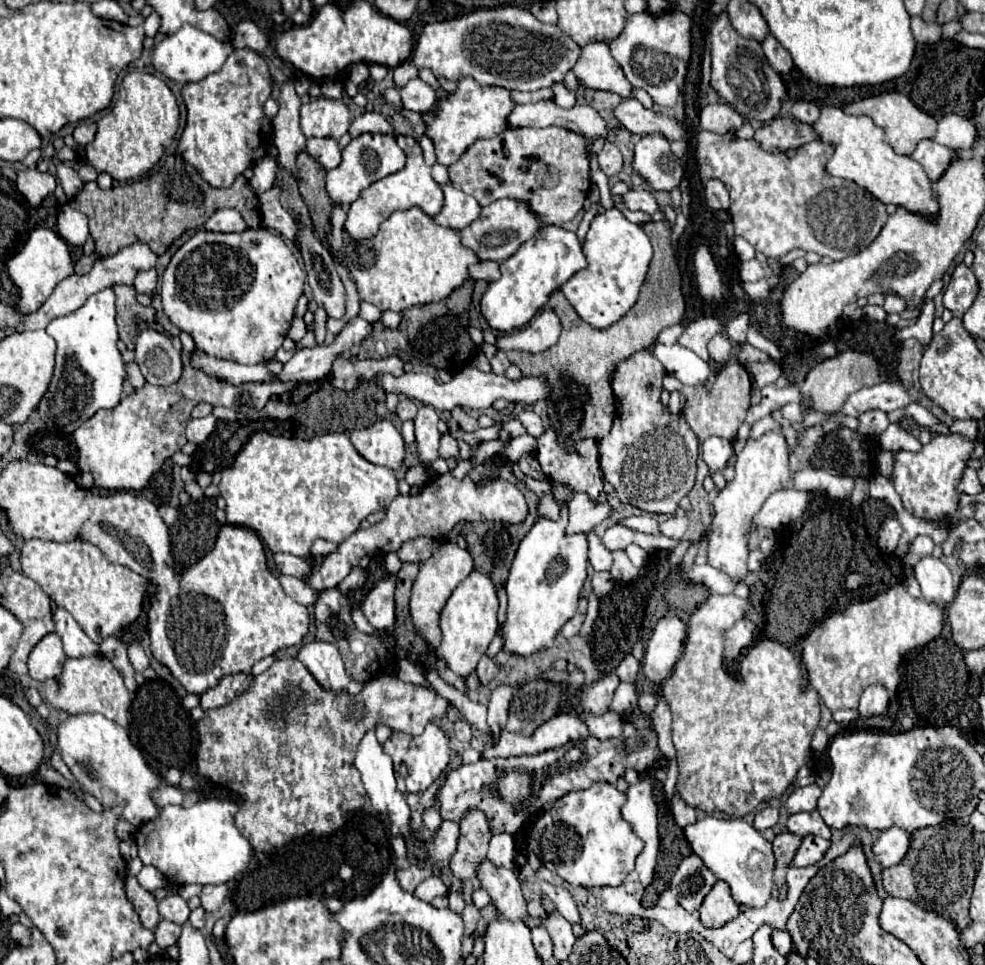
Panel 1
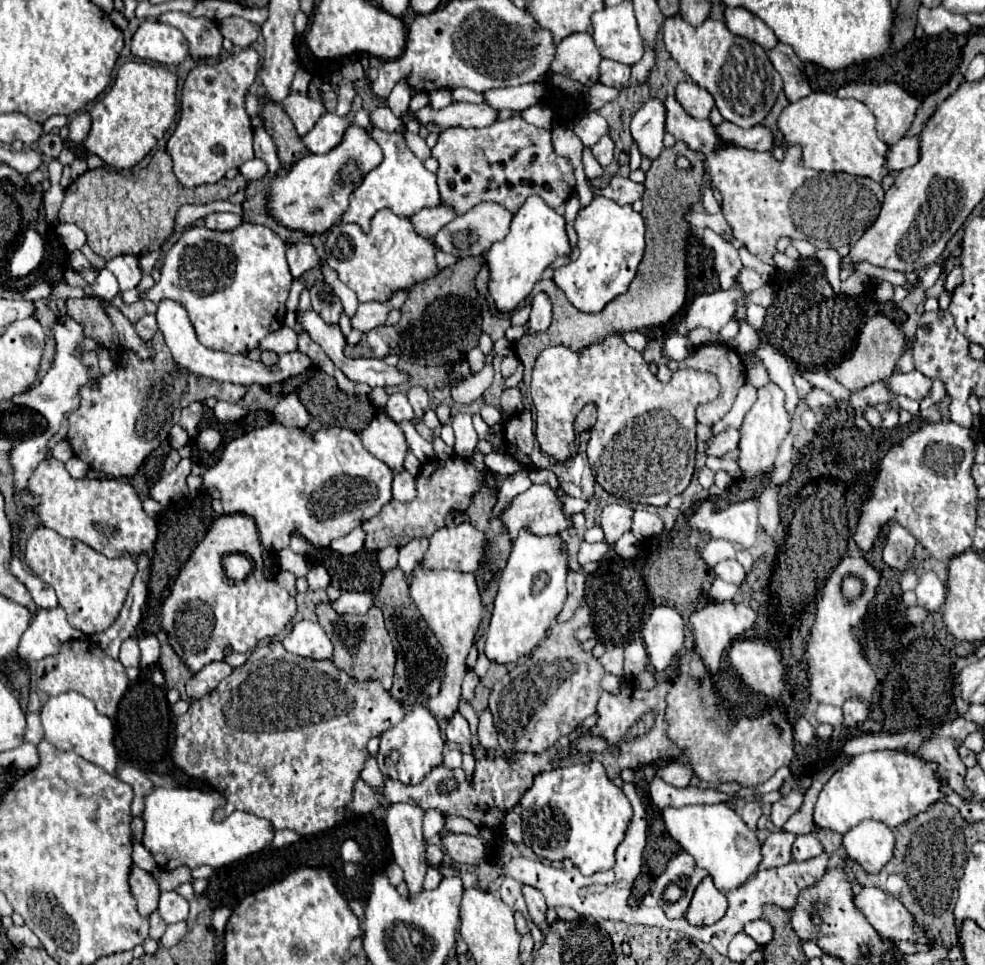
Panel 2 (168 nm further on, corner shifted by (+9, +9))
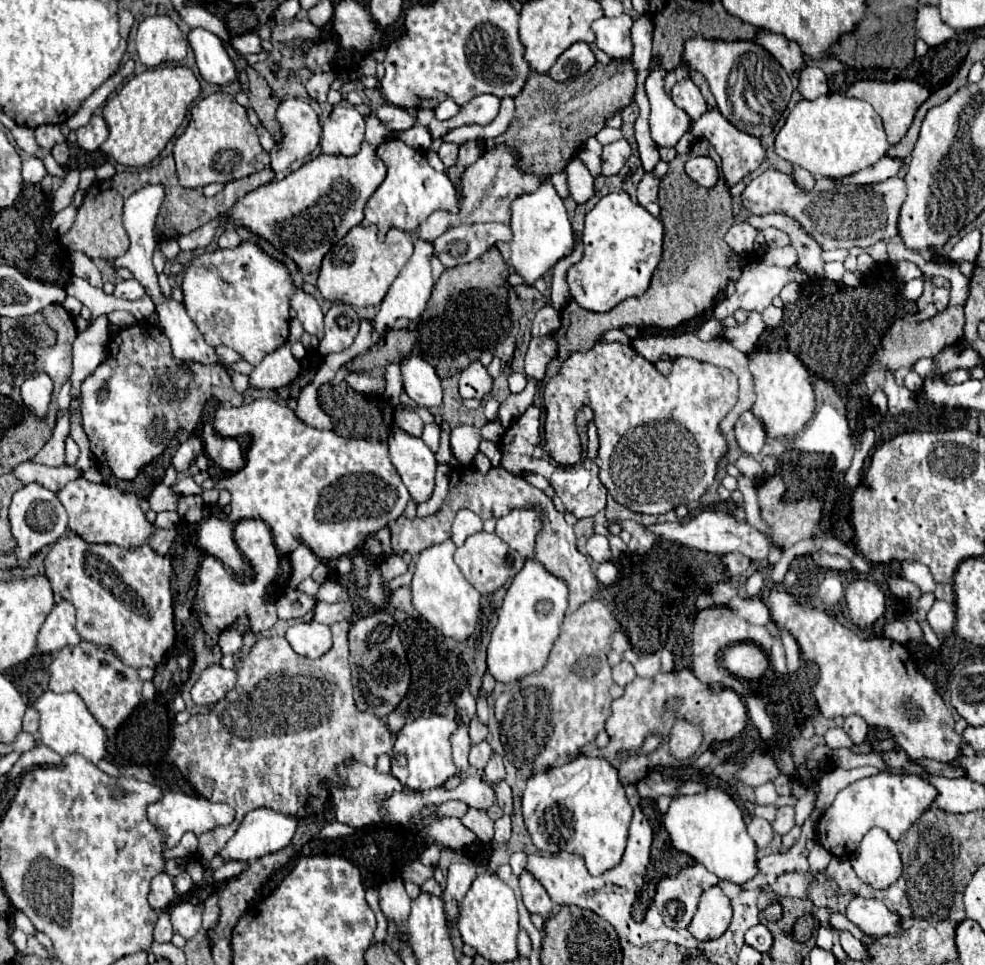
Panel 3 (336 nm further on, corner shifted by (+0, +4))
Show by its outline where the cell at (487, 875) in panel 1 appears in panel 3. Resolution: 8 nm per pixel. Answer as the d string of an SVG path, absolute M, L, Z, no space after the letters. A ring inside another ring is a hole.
M457 817L433 819L427 827L427 835L433 837L433 841L437 841L439 845L449 847L449 849L463 849L471 845L473 841L477 841L475 833L469 831L463 823L459 823Z

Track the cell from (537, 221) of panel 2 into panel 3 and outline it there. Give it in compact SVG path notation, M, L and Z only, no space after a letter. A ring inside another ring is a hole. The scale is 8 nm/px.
M545 181L533 193L523 193L511 203L511 241L497 243L499 251L507 259L513 271L517 271L527 285L533 285L539 277L543 277L553 265L571 255L573 251L573 229L563 205L563 199L555 191L553 183Z

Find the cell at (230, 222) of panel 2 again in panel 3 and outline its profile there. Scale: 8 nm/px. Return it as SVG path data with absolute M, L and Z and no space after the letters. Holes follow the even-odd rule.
M229 227L229 229L225 229L221 235L219 235L219 239L217 239L217 245L221 247L221 249L229 249L229 247L237 247L241 241L239 241L239 235L237 235L237 231L233 229L233 227Z

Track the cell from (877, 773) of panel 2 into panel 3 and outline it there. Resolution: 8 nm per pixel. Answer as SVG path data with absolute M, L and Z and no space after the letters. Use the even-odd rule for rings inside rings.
M879 773L875 777L855 781L839 791L831 807L821 815L817 841L835 857L849 857L871 827L881 827L893 841L899 841L899 837L921 817L921 813L931 807L935 797L937 791L933 791L933 785L925 783L917 775L897 777Z

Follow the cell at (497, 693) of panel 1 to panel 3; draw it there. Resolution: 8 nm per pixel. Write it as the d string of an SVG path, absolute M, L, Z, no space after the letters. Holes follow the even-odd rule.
M493 755L491 761L487 763L485 767L485 773L483 773L483 781L495 789L495 783L499 783L501 779L505 779L505 767L503 767L503 759L499 755Z

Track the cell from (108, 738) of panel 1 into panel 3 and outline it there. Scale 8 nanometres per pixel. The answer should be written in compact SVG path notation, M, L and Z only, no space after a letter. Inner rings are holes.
M45 691L35 703L31 703L31 707L35 707L39 713L39 735L45 747L53 749L61 757L73 755L73 753L83 755L91 763L97 763L107 755L105 751L107 735L103 727L93 719L93 715L89 715L89 709L85 707L83 699L77 693L71 691L71 693L59 695L53 691Z

